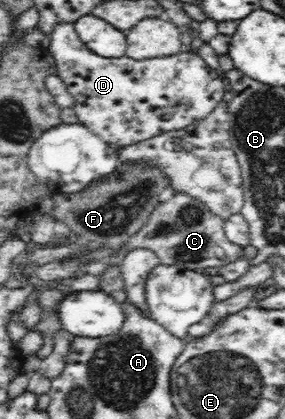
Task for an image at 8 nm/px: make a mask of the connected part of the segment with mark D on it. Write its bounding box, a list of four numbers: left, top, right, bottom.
[47,23,228,150]

